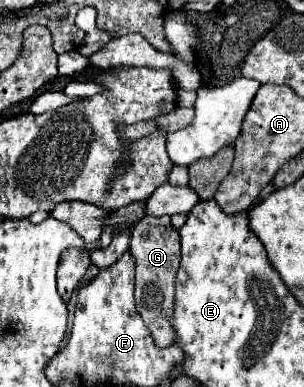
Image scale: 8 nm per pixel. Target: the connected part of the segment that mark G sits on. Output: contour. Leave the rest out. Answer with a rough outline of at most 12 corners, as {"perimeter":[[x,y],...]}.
{"perimeter":[[170,217],[132,227],[134,297],[158,347],[174,343],[180,235]]}

